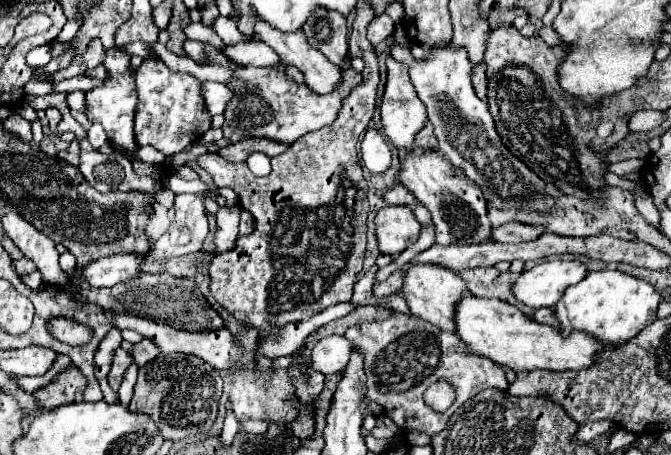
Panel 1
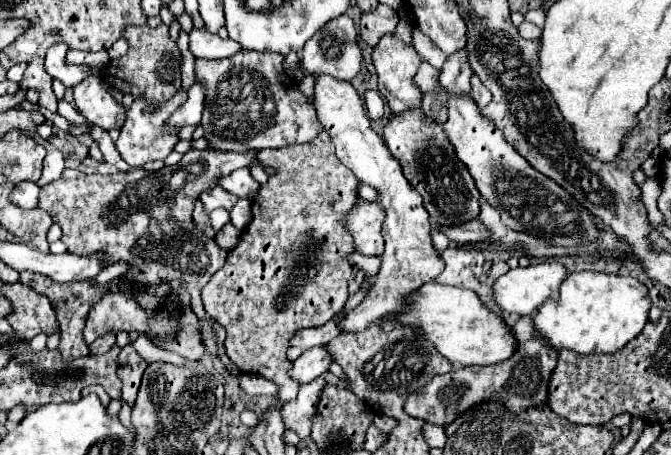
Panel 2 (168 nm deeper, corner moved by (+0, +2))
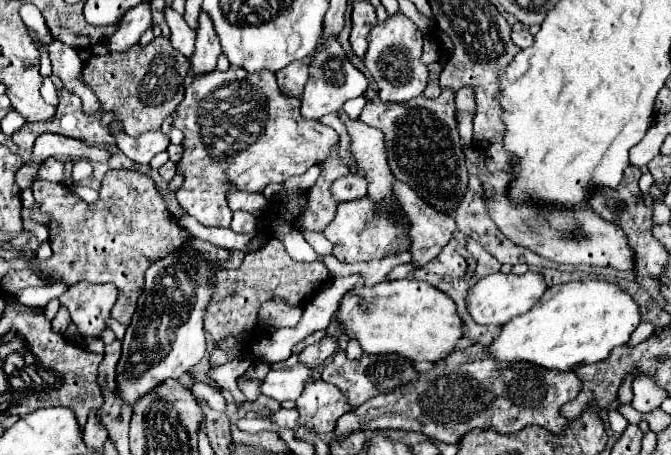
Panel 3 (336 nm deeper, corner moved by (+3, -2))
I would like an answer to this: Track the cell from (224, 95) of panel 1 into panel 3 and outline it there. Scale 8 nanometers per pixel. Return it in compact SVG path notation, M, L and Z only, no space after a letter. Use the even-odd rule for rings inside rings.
M114 122L110 126L110 134L116 138L116 146L134 162L138 164L148 164L154 154L162 152L168 148L170 138L160 130L160 132L144 132L142 136L134 138L128 136L122 128L120 122Z

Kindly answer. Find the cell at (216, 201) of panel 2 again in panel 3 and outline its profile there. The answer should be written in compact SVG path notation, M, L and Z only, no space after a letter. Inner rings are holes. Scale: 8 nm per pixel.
M230 66L226 72L214 70L206 76L194 76L190 86L186 86L186 98L176 110L174 126L184 132L184 156L178 162L178 170L184 174L184 184L178 188L178 204L194 216L204 226L228 226L232 220L232 210L226 204L226 180L236 188L246 192L262 192L270 182L286 182L290 176L304 174L310 166L320 164L330 146L338 142L338 134L312 120L302 120L300 98L282 96L276 74L266 72L246 72L244 68Z

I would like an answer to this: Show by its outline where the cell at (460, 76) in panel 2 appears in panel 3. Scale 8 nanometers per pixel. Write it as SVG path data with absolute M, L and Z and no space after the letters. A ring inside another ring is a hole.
M446 88L436 99L421 94L406 104L368 102L360 120L384 132L388 146L388 164L400 182L406 182L424 202L444 214L454 214L458 200L468 188L468 168L462 154L456 116L456 92Z

